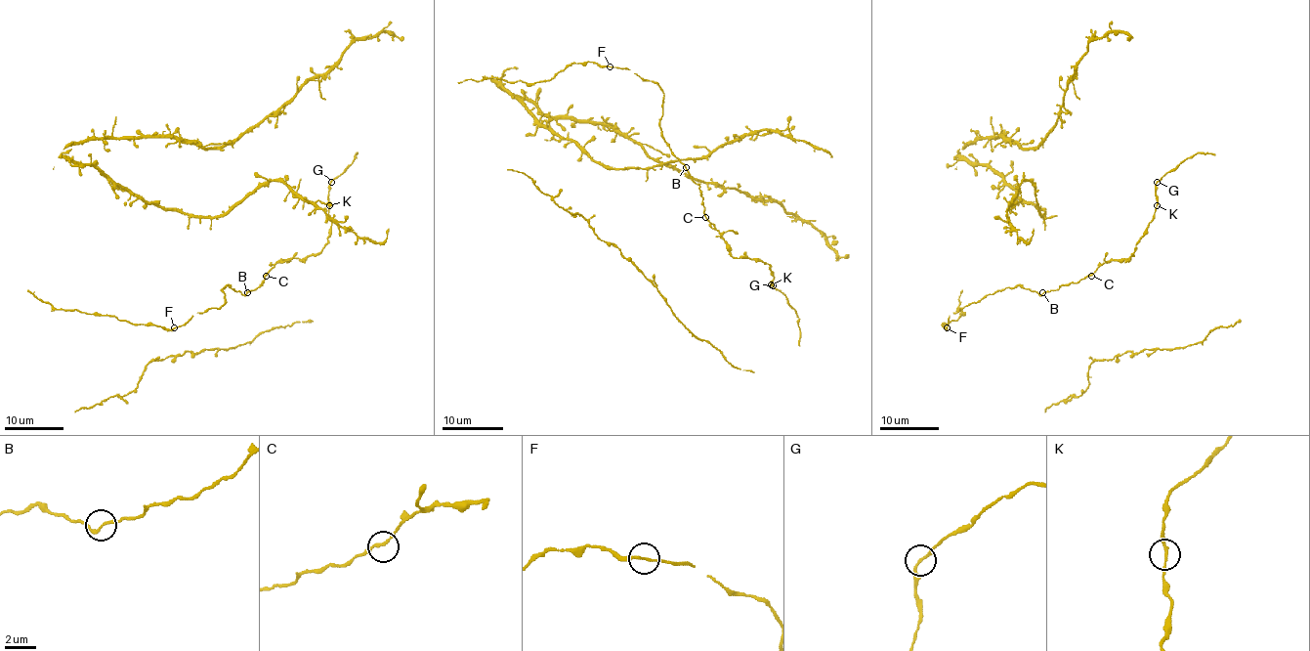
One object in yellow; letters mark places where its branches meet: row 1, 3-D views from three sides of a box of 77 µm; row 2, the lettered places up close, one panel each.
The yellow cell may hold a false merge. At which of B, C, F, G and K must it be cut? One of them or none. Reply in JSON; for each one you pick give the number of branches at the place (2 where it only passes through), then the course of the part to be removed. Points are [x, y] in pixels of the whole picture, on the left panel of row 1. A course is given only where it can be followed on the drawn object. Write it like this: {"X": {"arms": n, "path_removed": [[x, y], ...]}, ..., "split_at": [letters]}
{"split_at": []}

